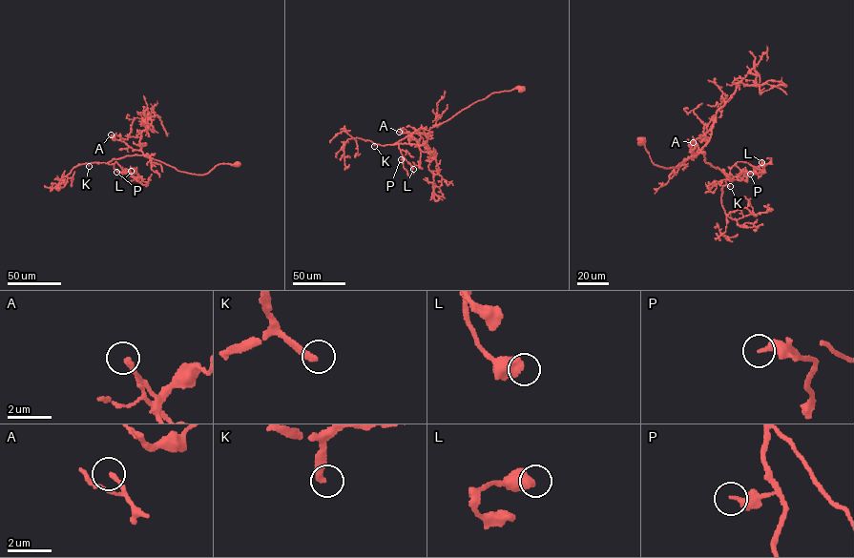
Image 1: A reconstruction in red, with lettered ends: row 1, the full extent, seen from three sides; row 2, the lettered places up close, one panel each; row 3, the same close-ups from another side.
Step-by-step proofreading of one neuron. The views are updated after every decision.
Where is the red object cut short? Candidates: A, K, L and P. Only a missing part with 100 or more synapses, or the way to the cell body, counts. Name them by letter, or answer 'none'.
K

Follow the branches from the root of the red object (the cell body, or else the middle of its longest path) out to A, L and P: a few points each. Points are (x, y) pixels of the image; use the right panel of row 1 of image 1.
A: (641, 140), (654, 164), (666, 169), (676, 167), (697, 156), (702, 148), (700, 151), (693, 142)
L: (641, 140), (654, 164), (666, 169), (704, 152), (705, 162), (726, 175), (751, 173), (761, 162)
P: (641, 140), (654, 164), (664, 168), (676, 167), (704, 152), (705, 162), (726, 175), (750, 174)

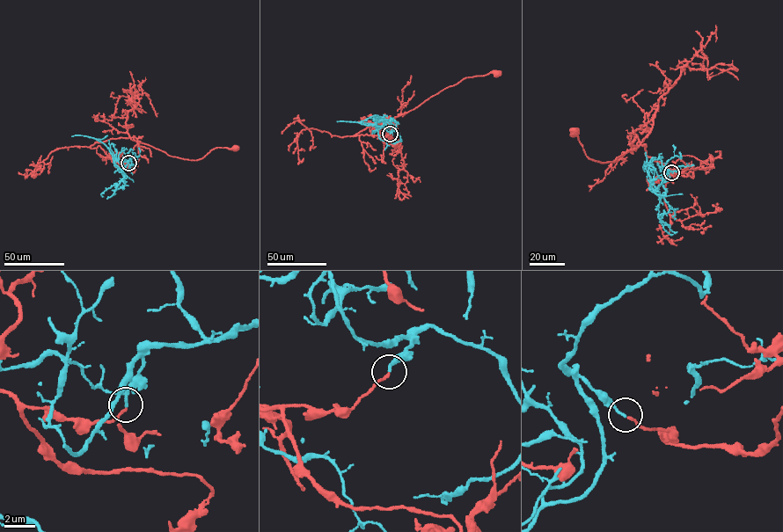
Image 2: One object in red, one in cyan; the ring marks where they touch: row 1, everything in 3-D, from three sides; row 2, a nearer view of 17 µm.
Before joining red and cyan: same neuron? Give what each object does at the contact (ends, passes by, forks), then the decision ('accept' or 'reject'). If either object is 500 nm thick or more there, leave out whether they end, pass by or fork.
red ends there; cyan ends there; reject

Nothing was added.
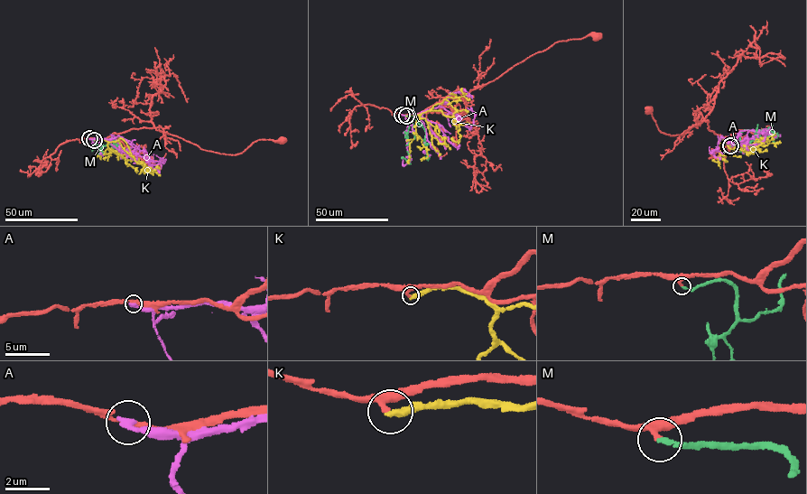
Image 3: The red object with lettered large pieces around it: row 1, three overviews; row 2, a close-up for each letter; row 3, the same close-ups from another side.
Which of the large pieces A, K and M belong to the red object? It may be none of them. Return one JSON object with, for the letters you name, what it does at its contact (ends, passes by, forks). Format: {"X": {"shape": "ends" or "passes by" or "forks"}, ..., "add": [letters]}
{"M": {"shape": "ends"}, "add": ["M"]}

